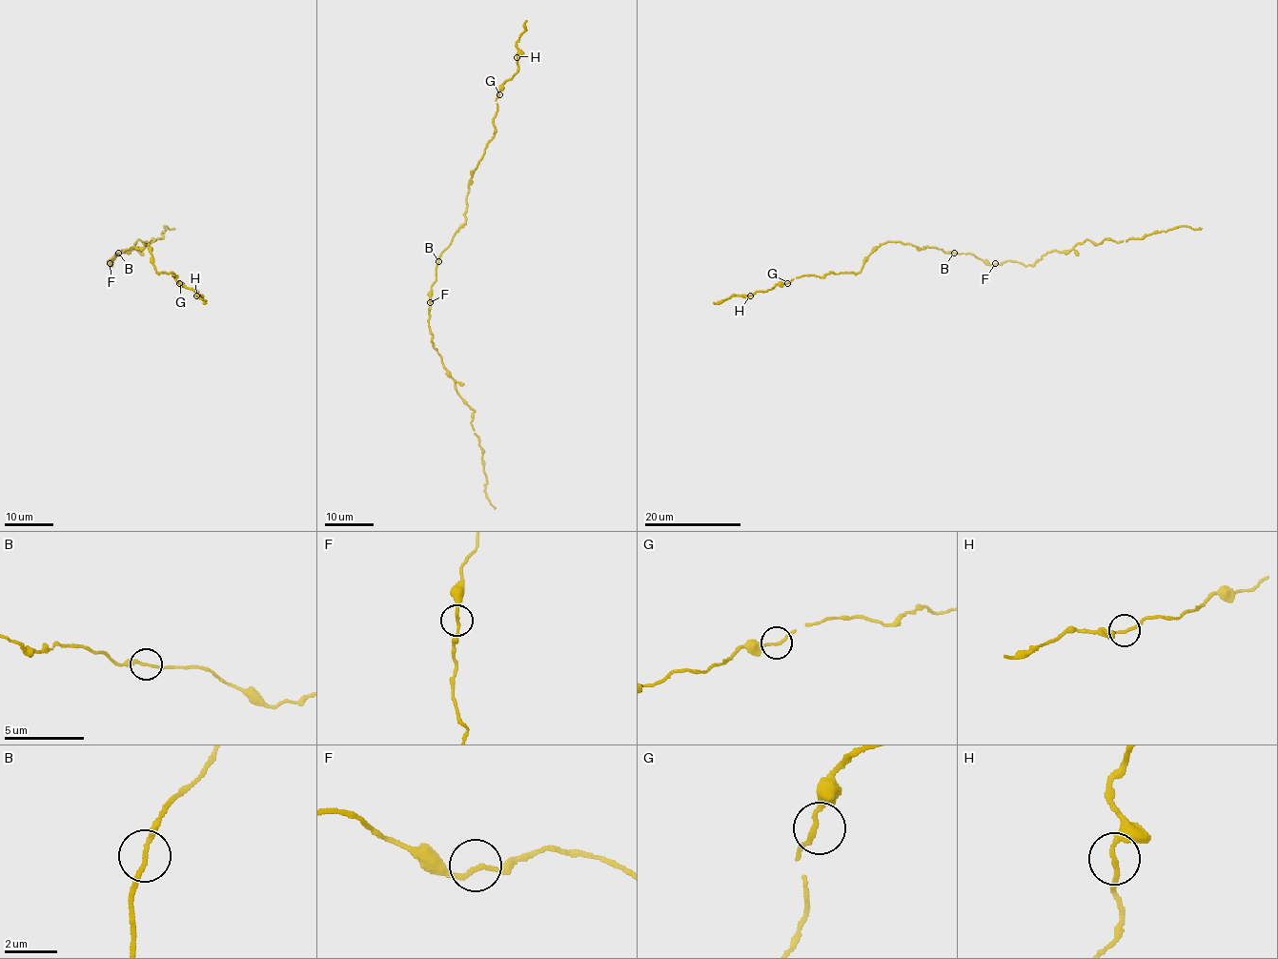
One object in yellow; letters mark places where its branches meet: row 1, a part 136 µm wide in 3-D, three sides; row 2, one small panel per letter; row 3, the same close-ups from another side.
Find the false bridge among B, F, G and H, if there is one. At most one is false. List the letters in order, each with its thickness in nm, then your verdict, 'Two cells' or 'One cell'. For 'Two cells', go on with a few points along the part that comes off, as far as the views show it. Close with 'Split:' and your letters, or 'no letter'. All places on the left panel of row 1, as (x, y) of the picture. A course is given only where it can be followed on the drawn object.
B: Thickness 170 nm. One cell
F: Thickness 170 nm. One cell
G: Thickness 170 nm. One cell
H: Thickness 170 nm. One cell
Split: no letter

